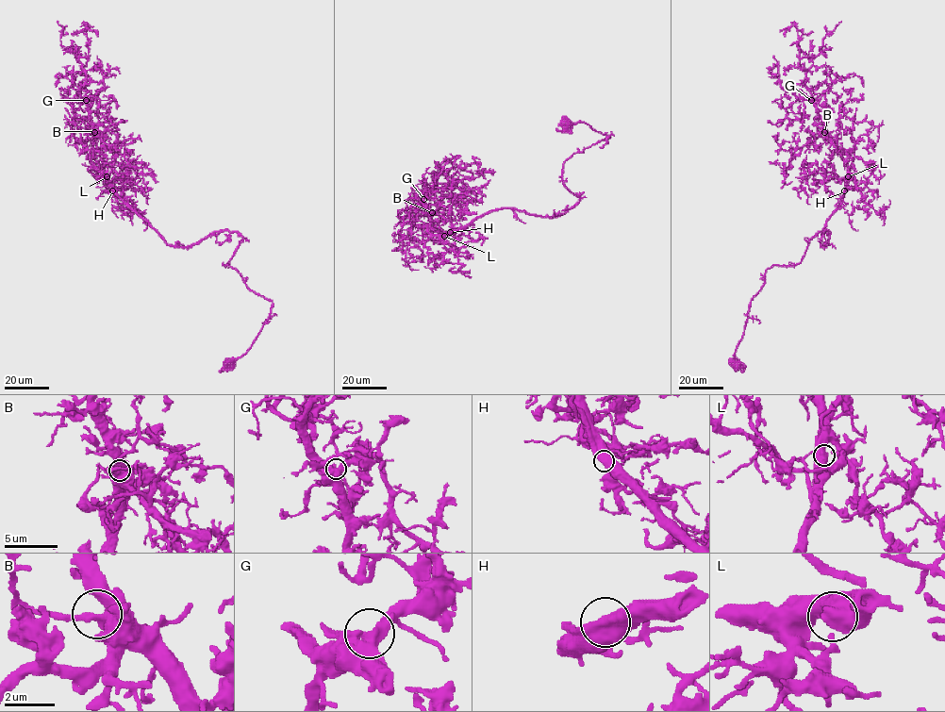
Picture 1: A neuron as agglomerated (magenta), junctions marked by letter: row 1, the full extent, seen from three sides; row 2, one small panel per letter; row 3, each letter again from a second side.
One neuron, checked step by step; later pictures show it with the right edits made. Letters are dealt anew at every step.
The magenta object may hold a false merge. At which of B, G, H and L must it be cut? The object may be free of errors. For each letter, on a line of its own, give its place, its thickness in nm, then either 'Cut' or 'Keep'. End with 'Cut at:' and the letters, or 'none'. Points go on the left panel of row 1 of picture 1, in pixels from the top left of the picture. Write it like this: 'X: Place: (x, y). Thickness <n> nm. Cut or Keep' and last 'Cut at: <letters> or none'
B: Place: (94, 132). Thickness 650 nm. Keep
G: Place: (86, 100). Thickness 600 nm. Keep
H: Place: (112, 190). Thickness 650 nm. Keep
L: Place: (107, 176). Thickness 600 nm. Keep
Cut at: none

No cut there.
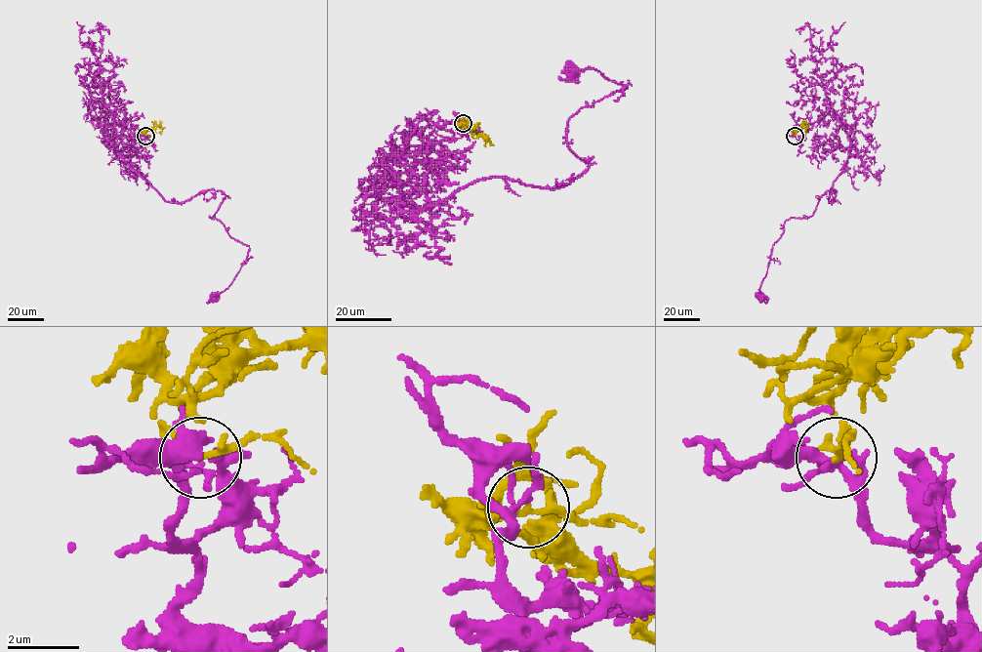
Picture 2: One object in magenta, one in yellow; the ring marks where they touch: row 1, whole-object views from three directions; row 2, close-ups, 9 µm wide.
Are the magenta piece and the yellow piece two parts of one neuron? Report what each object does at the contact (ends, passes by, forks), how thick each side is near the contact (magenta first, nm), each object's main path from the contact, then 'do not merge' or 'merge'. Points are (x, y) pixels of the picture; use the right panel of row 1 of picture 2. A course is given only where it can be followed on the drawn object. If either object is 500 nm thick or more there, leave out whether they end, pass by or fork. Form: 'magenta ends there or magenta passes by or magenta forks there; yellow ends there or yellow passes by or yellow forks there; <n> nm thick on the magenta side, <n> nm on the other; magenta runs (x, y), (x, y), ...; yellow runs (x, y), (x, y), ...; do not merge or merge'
magenta forks there; yellow passes by; 150 nm thick on the magenta side, 160 nm on the other; magenta runs (795, 136), (834, 113), (849, 157), (832, 203), (831, 189), (811, 216), (785, 222), (762, 297); yellow runs (795, 136), (794, 133), (800, 126), (805, 128), (805, 135); merge

